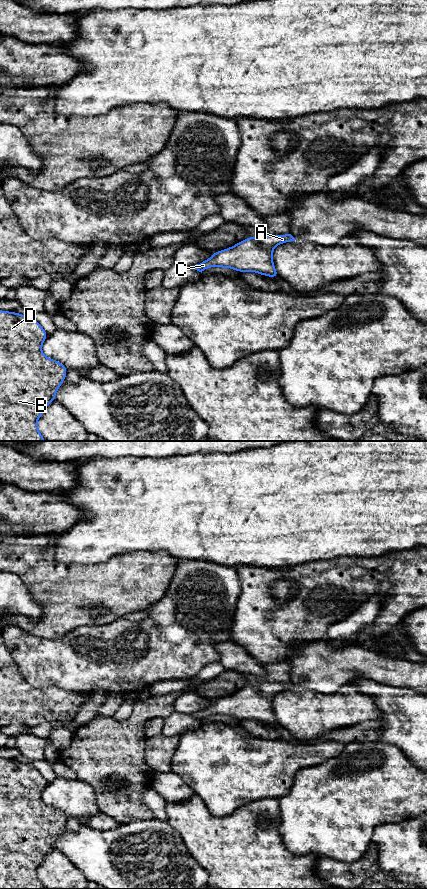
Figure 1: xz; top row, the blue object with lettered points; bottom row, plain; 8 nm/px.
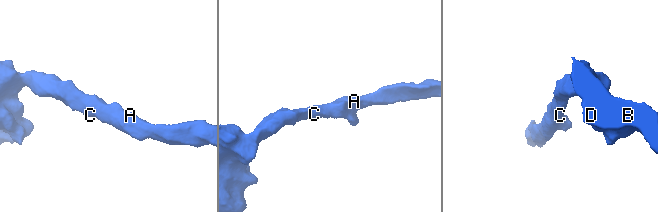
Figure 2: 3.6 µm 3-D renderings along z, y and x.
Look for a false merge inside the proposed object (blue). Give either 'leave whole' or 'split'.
leave whole

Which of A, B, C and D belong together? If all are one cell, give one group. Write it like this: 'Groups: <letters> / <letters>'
Groups: A B C D

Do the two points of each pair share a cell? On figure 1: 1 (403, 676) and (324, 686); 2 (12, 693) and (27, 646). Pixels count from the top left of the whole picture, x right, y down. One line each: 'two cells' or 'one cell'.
1: one cell
2: two cells

